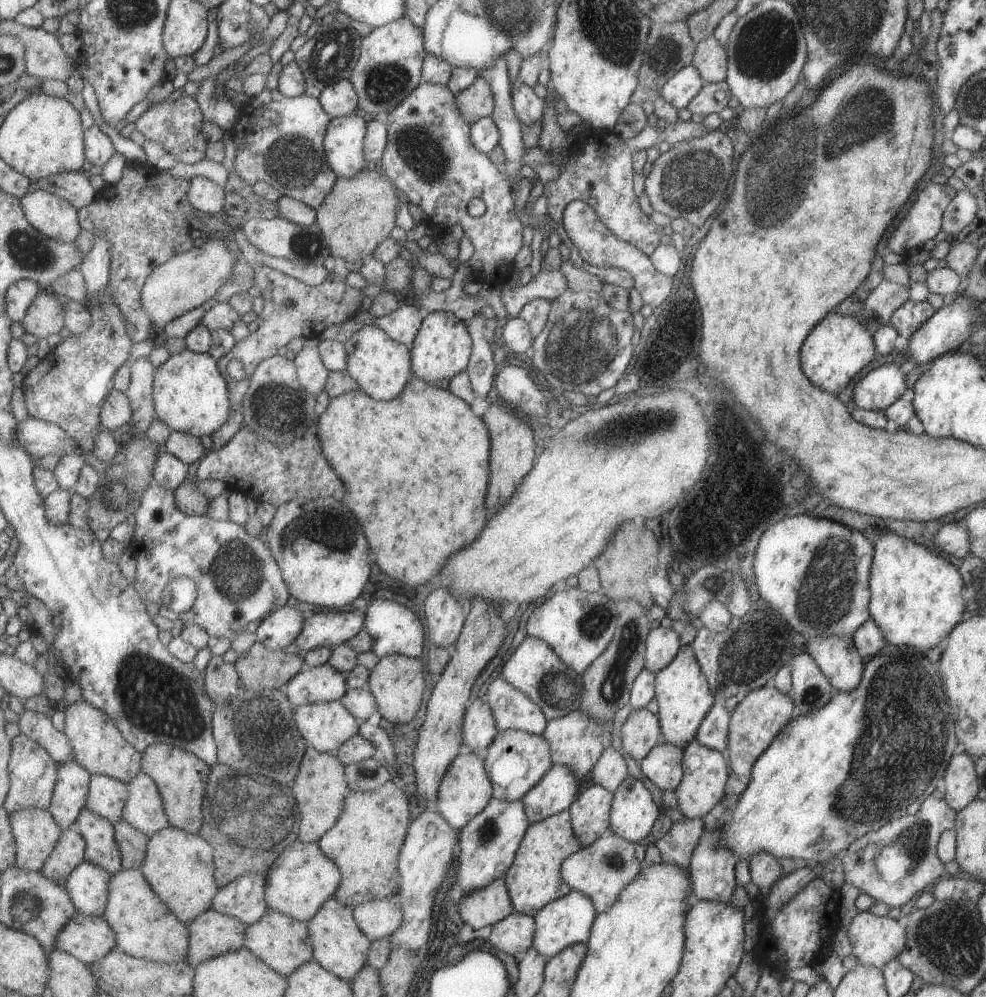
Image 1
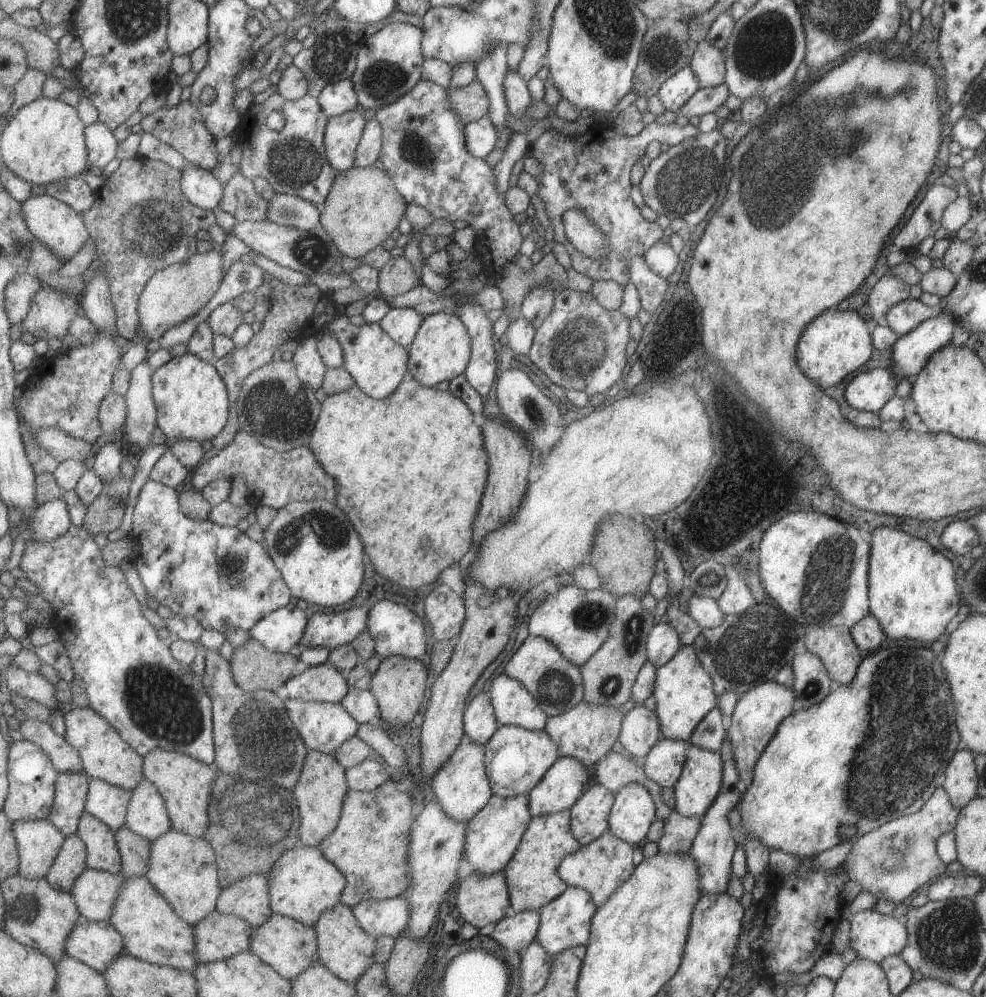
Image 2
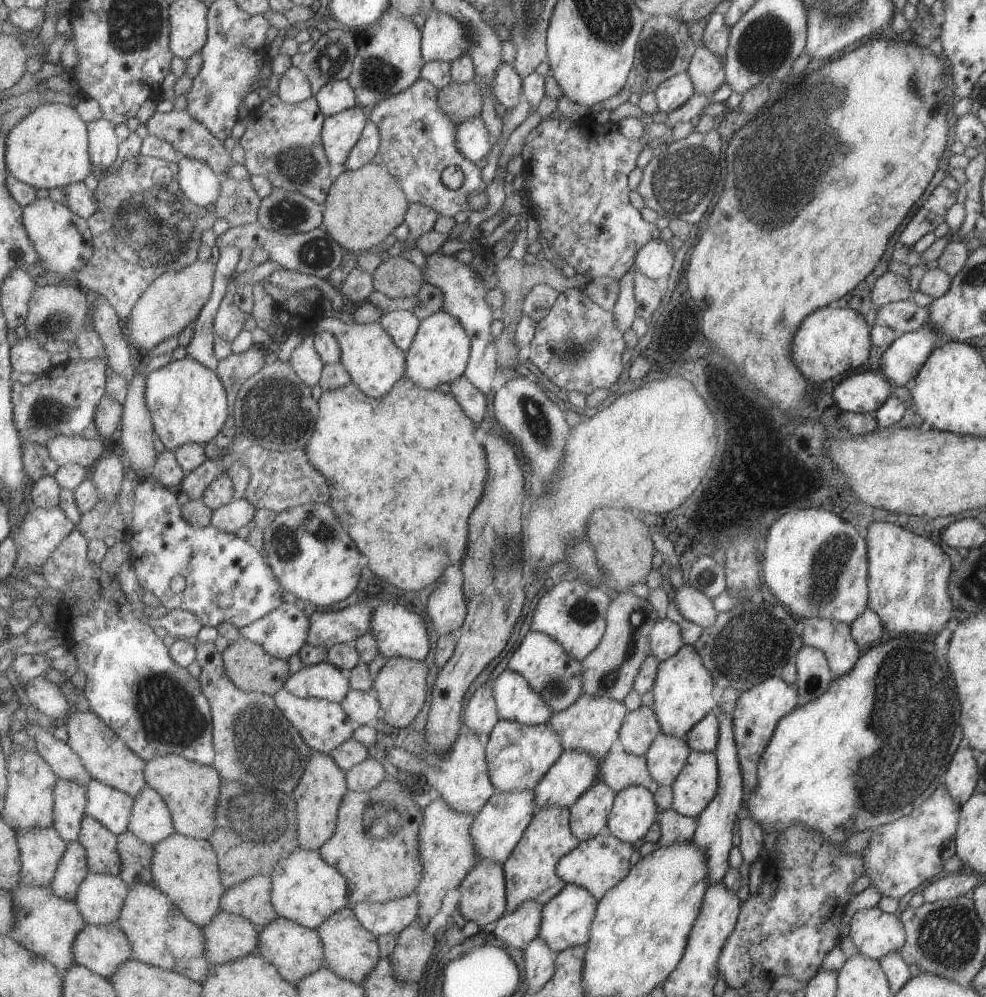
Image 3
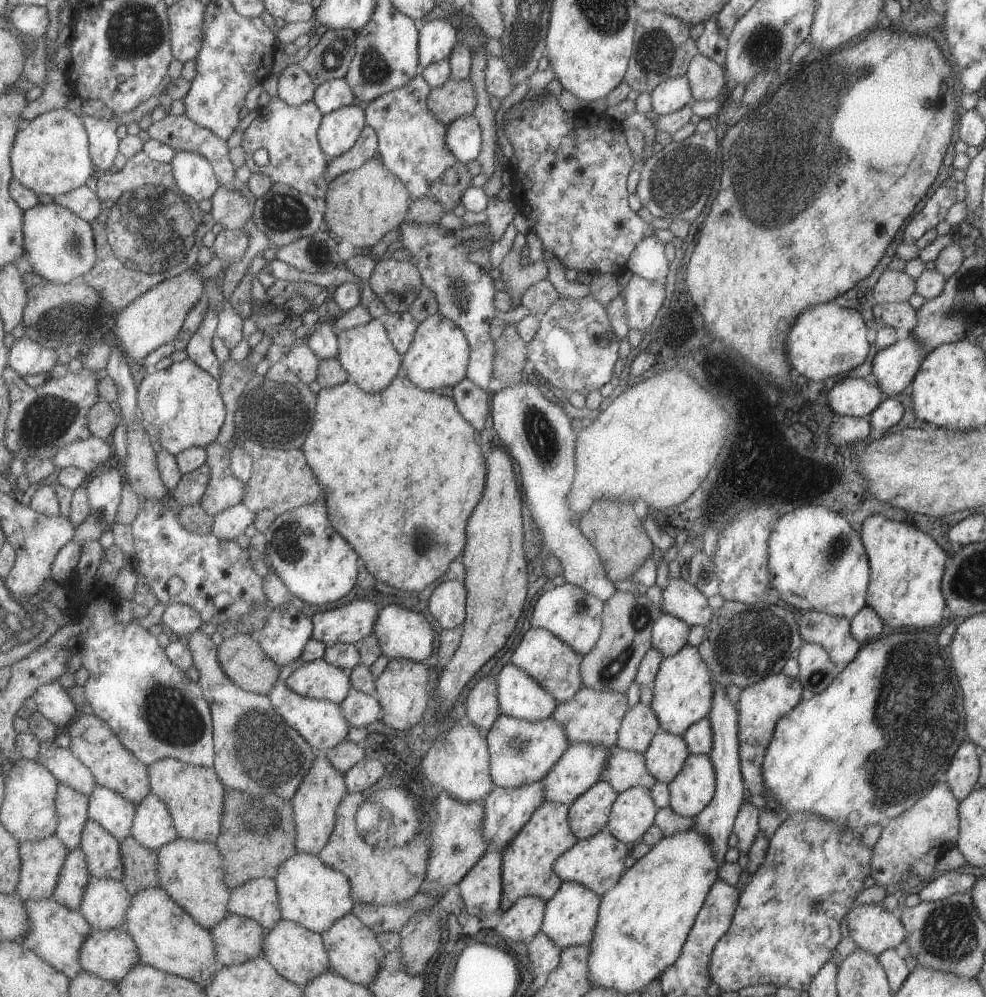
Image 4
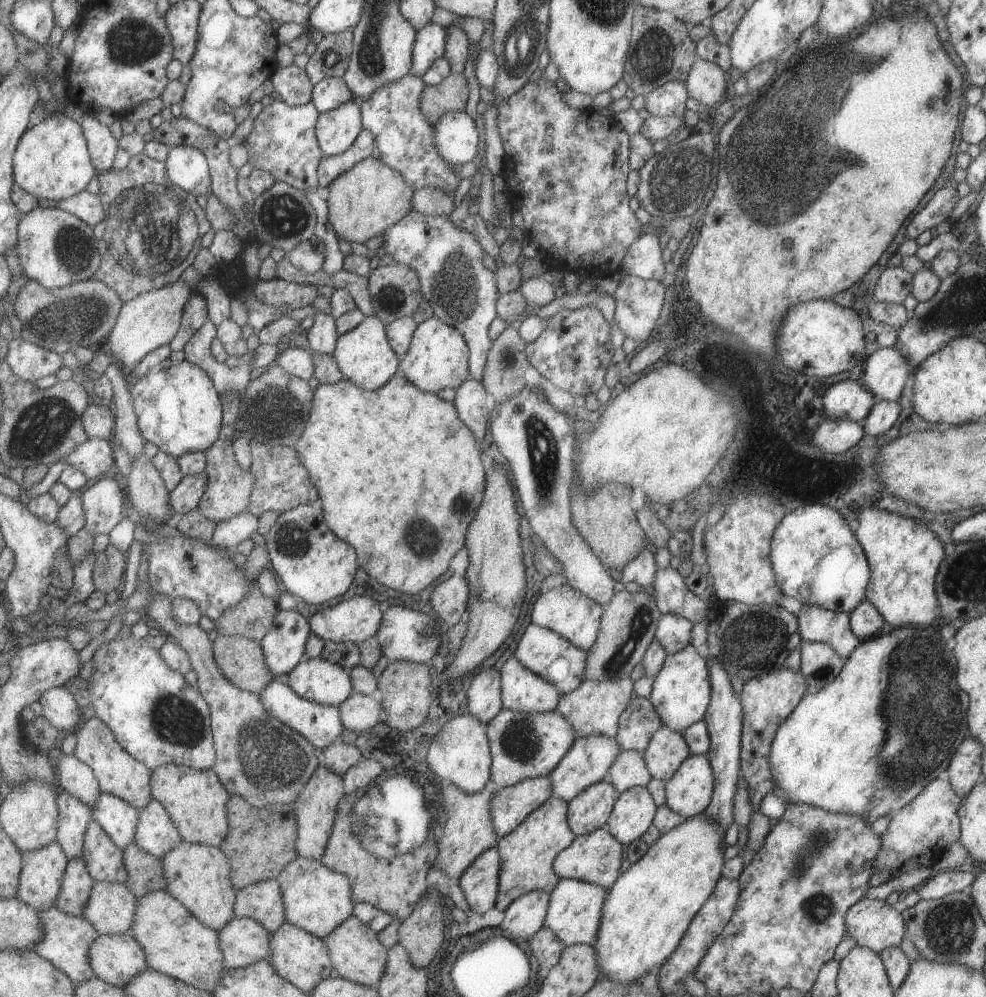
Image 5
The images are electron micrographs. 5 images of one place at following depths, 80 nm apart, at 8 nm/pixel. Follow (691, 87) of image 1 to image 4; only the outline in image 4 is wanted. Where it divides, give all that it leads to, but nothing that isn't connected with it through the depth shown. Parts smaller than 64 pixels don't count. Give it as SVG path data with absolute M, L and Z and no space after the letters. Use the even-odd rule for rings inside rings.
M685 75L660 82L650 95L651 108L658 115L677 112L693 100Z

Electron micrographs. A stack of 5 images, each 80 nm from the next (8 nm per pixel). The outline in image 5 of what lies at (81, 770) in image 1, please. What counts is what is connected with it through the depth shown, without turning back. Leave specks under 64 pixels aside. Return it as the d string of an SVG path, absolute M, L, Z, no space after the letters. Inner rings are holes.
M59 788L60 820L58 842L71 859L84 858L86 834L92 817L92 808L82 800Z

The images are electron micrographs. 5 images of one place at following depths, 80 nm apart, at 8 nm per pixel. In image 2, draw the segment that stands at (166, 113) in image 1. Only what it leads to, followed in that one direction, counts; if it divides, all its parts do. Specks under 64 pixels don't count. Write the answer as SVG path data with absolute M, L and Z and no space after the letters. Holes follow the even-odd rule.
M190 101L179 102L171 109L159 108L154 113L141 118L143 133L151 133L173 145L193 165L206 169L217 168L223 162L218 153L218 139L208 129L203 115Z

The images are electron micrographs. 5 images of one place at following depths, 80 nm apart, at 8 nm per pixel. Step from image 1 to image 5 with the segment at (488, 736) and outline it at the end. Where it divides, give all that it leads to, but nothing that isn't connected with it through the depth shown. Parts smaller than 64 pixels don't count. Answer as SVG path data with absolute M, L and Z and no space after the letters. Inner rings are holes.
M487 668L473 678L467 694L467 711L483 724L493 719L503 707L503 693L500 685L500 671Z

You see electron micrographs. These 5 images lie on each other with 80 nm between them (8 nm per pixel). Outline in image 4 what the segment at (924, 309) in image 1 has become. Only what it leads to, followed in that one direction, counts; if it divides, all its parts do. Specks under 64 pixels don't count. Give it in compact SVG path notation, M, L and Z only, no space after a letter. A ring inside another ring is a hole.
M907 302L875 303L872 307L872 315L875 321L881 321L888 327L893 327L898 339L909 336L916 323L916 310Z

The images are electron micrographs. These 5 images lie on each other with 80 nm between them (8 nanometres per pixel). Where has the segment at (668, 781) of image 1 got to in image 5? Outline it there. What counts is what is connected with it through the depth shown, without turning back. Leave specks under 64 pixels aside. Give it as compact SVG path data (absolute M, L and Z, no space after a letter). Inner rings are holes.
M662 724L650 736L643 754L649 774L665 782L674 775L682 760L685 760L690 752L682 733Z

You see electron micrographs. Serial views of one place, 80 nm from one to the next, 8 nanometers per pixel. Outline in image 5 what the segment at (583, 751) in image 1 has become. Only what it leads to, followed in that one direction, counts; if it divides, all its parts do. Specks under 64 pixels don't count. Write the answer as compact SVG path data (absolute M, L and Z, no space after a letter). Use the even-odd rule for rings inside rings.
M632 677L593 682L583 679L581 684L567 694L560 695L557 709L575 731L576 738L585 735L605 735L613 737L618 729L618 718L631 696Z

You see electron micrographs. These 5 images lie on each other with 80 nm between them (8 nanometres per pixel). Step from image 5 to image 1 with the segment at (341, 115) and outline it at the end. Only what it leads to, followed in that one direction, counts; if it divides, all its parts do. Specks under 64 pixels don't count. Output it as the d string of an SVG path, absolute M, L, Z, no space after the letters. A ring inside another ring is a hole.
M363 113L335 117L329 123L324 143L331 168L339 177L353 178L369 167L364 147L367 134Z

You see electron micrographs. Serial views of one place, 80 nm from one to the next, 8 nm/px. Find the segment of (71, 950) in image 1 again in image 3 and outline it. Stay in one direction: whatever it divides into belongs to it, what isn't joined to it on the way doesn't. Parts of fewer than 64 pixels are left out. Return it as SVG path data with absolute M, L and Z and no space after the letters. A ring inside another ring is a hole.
M118 923L108 925L87 925L74 944L77 964L110 979L125 961L135 960L135 953L124 929Z

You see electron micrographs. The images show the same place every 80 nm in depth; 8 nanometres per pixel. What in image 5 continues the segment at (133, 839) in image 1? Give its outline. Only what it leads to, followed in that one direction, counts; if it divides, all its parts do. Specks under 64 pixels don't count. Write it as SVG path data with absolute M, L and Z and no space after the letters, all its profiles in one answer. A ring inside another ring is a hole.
M135 842L124 850L124 859L129 873L126 885L138 899L167 890L169 881L161 857L147 852Z

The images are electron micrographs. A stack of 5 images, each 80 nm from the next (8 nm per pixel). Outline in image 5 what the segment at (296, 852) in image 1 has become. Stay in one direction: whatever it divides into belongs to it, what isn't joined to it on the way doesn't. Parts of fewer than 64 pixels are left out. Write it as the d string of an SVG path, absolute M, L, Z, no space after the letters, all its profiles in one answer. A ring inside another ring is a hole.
M299 857L285 867L278 880L284 889L287 921L304 928L320 939L327 938L338 926L354 916L354 888L352 880L338 873L322 861Z

